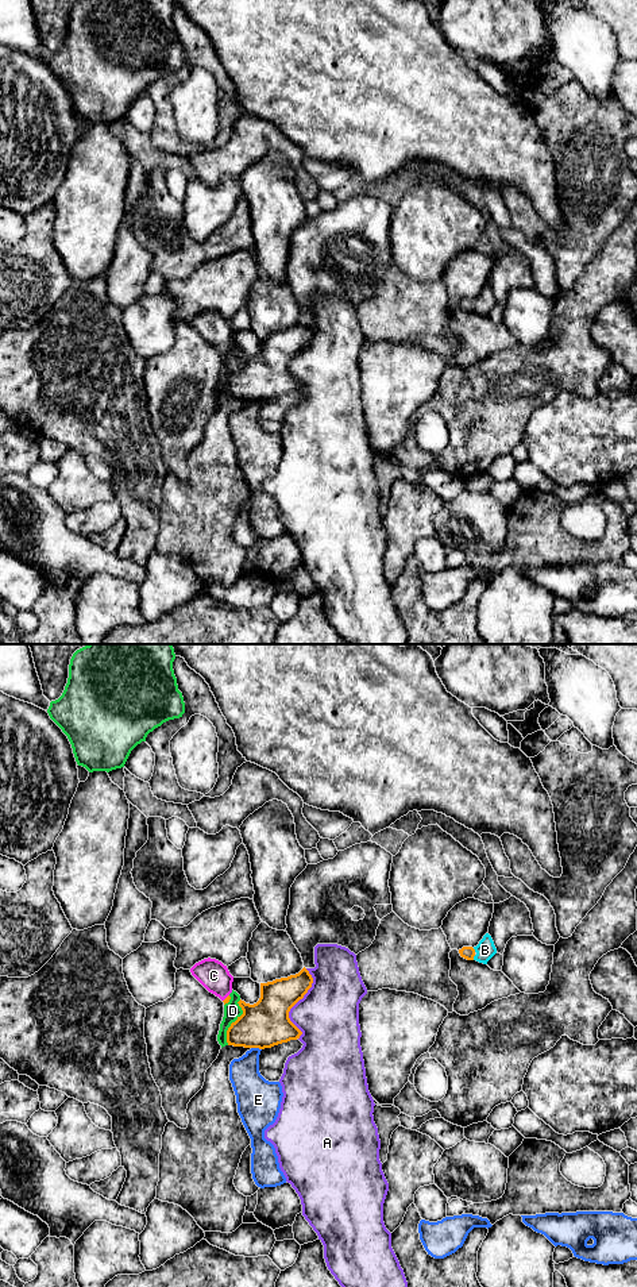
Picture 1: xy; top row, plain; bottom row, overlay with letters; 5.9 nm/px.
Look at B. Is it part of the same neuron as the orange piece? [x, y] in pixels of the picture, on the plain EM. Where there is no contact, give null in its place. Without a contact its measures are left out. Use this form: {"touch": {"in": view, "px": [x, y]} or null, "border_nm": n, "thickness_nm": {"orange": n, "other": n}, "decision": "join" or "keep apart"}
{"touch": {"in": "xy", "px": [473, 309]}, "border_nm": 40, "thickness_nm": {"orange": 80, "other": 110}, "decision": "join"}

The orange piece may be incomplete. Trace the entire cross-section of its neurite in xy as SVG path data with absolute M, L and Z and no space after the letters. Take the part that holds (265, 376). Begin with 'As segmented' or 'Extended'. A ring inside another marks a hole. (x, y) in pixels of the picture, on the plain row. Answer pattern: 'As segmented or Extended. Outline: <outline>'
As segmented. Outline: M305 319L296 327L260 335L256 355L238 354L243 366L227 382L228 397L265 401L300 390L302 384L290 373L289 363L312 335Z

